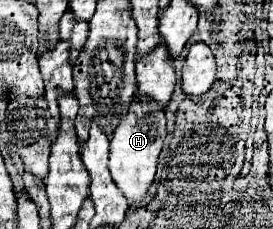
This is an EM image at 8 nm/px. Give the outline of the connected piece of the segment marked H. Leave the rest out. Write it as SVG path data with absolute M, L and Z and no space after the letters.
M133 97L127 115L115 127L109 137L109 171L117 187L125 193L129 203L141 201L155 179L157 171L157 157L163 147L165 139L165 111L153 99L139 99Z

